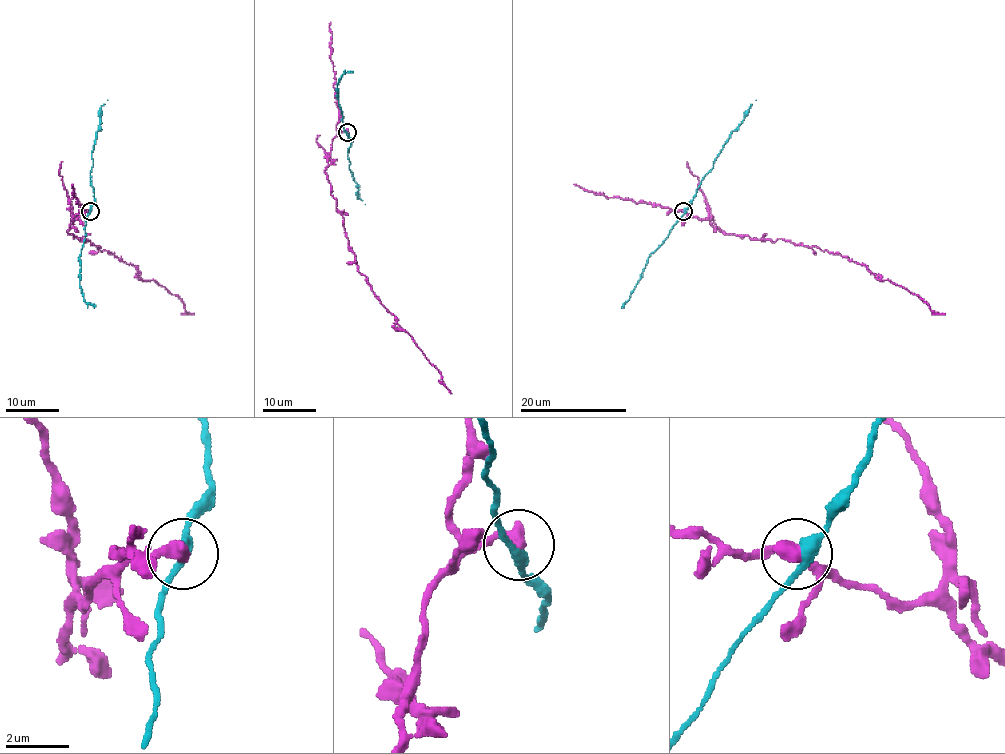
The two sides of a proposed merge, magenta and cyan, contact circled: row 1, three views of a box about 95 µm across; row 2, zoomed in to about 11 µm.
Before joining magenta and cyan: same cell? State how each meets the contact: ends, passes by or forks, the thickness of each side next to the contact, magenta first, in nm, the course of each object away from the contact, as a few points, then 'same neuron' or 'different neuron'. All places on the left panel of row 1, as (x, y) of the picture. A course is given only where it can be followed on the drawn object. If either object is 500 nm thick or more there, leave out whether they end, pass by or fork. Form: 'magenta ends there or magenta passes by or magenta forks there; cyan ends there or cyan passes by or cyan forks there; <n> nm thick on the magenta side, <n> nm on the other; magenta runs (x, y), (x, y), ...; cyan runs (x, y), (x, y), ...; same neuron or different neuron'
500 nm thick on the magenta side, 320 nm on the other; magenta runs (90, 210), (75, 216), (67, 232), (131, 264), (143, 280), (162, 285), (181, 300), (185, 310), (194, 314); cyan runs (90, 210), (94, 199), (90, 177), (91, 151), (101, 123), (101, 107), (107, 100); different neuron

